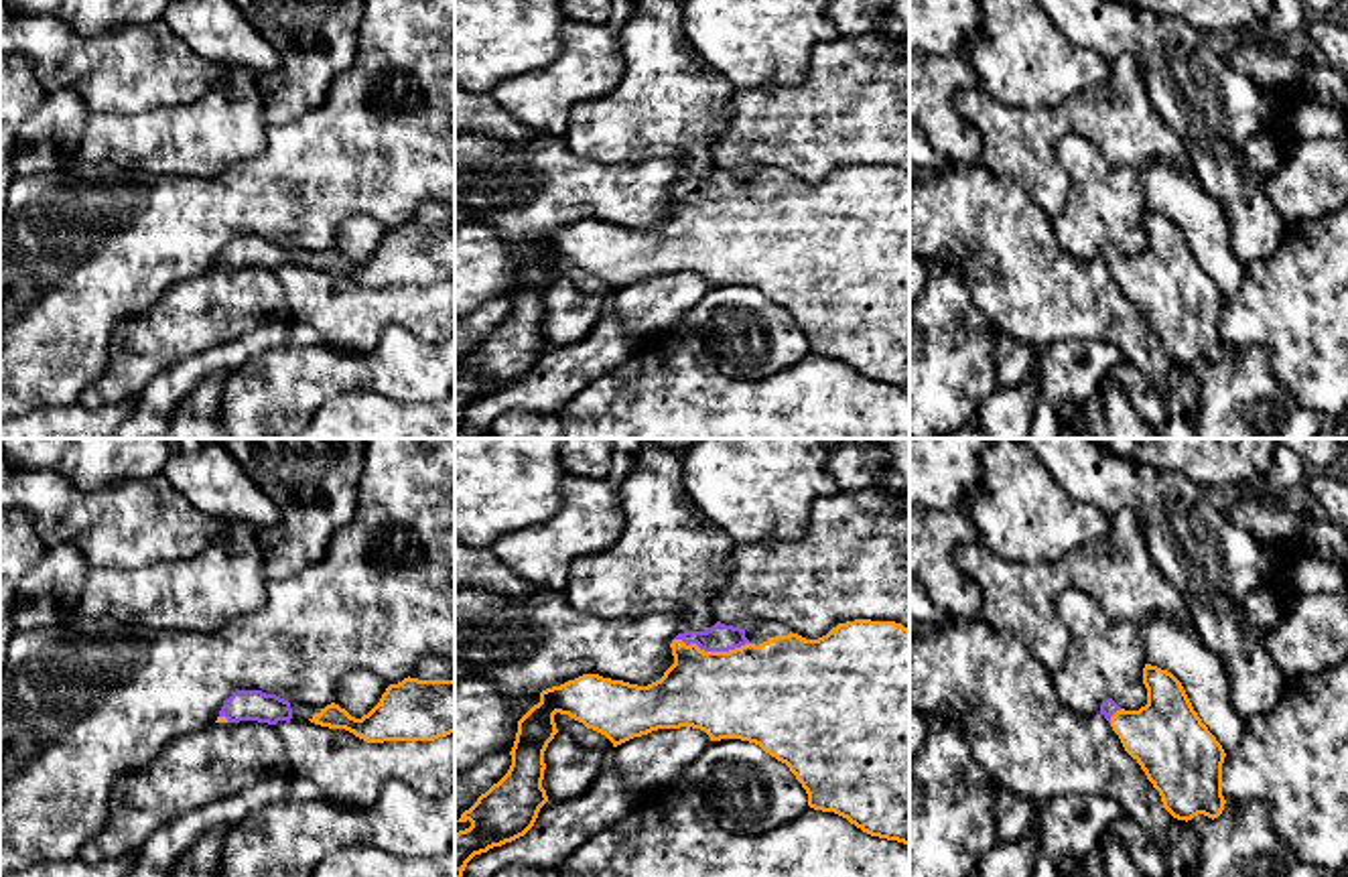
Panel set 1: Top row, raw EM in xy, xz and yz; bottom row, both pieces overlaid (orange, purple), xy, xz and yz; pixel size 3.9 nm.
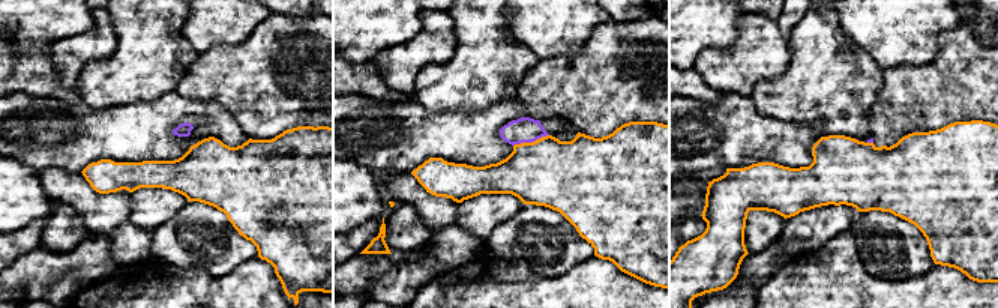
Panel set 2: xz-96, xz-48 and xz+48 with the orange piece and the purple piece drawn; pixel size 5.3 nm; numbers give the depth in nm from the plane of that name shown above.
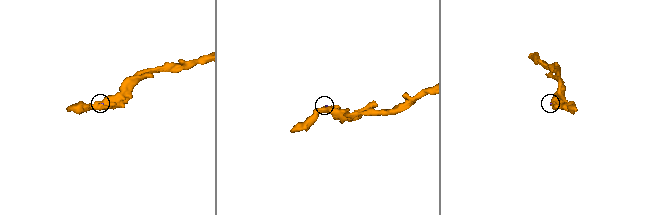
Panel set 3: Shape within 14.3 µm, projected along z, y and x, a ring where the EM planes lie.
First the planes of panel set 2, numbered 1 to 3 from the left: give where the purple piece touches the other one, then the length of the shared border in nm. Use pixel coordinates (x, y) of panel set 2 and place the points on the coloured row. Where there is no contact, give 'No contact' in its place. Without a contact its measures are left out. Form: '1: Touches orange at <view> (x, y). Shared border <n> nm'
1: No contact
2: Touches orange at xz-48 (530, 143). Shared border 200 nm
3: Touches orange at xz+48 (871, 143). Shared border 30 nm

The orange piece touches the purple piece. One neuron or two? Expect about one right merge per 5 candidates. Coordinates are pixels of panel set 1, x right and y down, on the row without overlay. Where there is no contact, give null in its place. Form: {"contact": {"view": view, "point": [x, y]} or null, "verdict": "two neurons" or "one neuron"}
{"contact": {"view": "xz", "point": [713, 197]}, "verdict": "one neuron"}

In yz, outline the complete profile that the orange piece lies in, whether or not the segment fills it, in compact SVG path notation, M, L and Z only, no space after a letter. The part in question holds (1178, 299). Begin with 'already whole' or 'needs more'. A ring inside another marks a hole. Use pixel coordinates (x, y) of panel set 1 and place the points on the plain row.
needs more; M1145 209L1147 250L1125 256L1113 244L1100 260L1125 296L1159 337L1163 353L1177 365L1198 359L1218 363L1224 355L1224 294L1194 256L1182 227L1167 215Z

